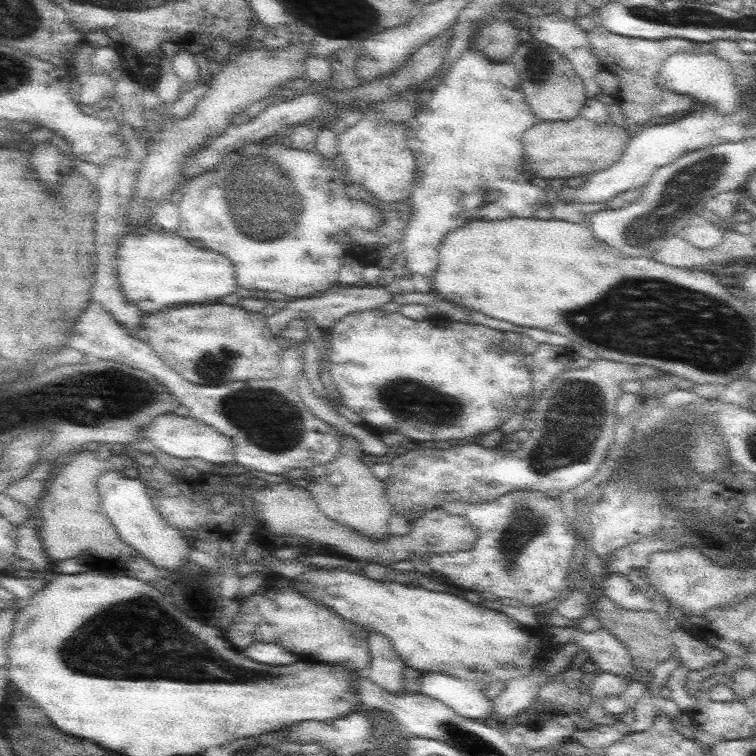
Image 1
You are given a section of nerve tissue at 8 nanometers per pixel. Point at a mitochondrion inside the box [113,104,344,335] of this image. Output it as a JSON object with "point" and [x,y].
{"point":[266,201]}

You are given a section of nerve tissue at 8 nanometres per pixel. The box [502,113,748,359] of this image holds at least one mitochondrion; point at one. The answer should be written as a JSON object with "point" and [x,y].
{"point":[687,183]}

